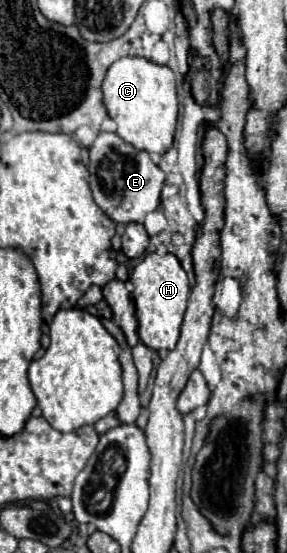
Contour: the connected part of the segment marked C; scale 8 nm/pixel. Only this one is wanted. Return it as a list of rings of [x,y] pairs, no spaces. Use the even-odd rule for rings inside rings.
[[[119,58],[105,74],[103,104],[117,122],[117,136],[137,150],[149,154],[165,154],[174,145],[177,126],[177,78],[167,66],[159,66],[147,58]]]

